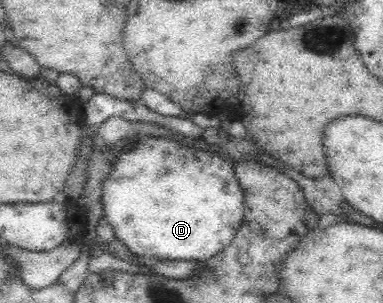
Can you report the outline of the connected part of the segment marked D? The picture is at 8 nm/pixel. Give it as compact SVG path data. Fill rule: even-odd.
M151 137L146 142L132 144L133 148L129 148L127 152L123 151L119 158L119 161L114 165L115 169L106 176L103 184L103 192L101 193L101 199L104 205L104 218L113 227L116 238L123 242L133 255L140 257L152 257L153 259L161 260L178 260L183 262L203 262L209 260L212 256L218 255L219 252L223 252L225 247L229 245L235 234L239 231L241 224L243 223L243 216L245 216L245 208L243 199L243 192L239 187L239 182L235 177L235 171L233 171L233 162L219 155L213 155L211 152L203 151L201 149L191 148L189 146L183 146L176 140L169 140L166 138Z

